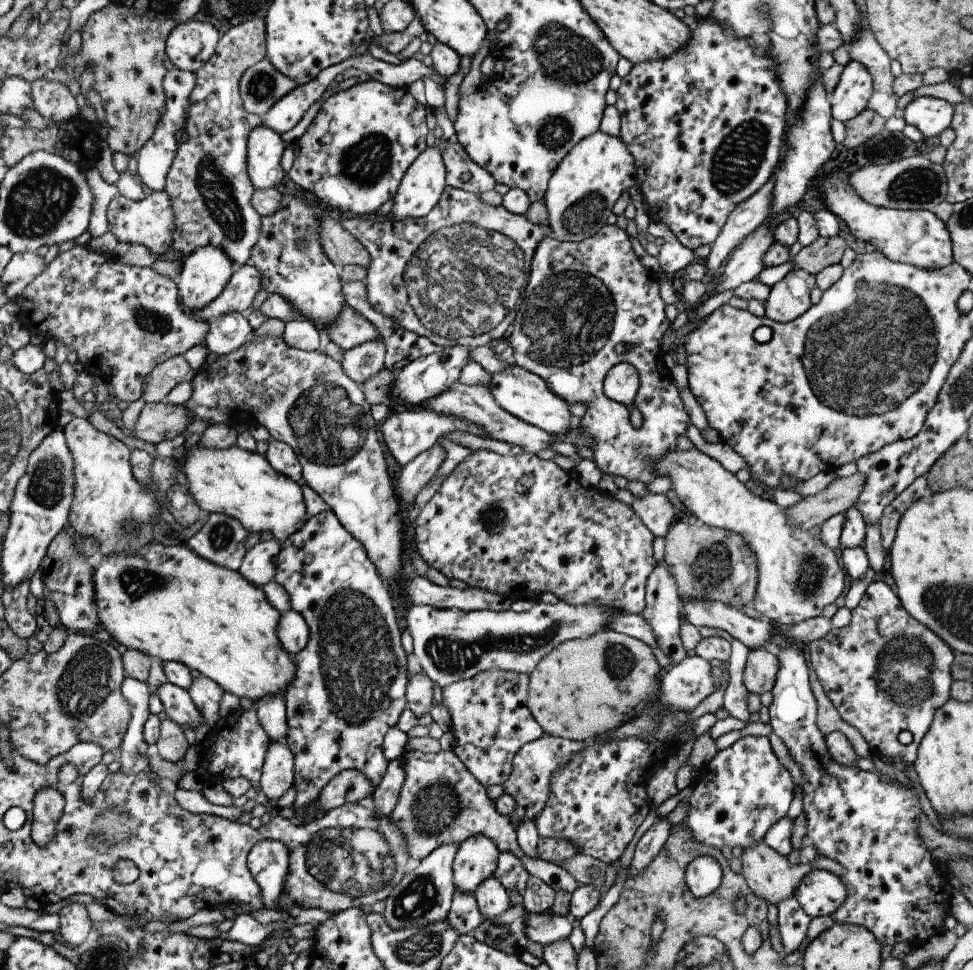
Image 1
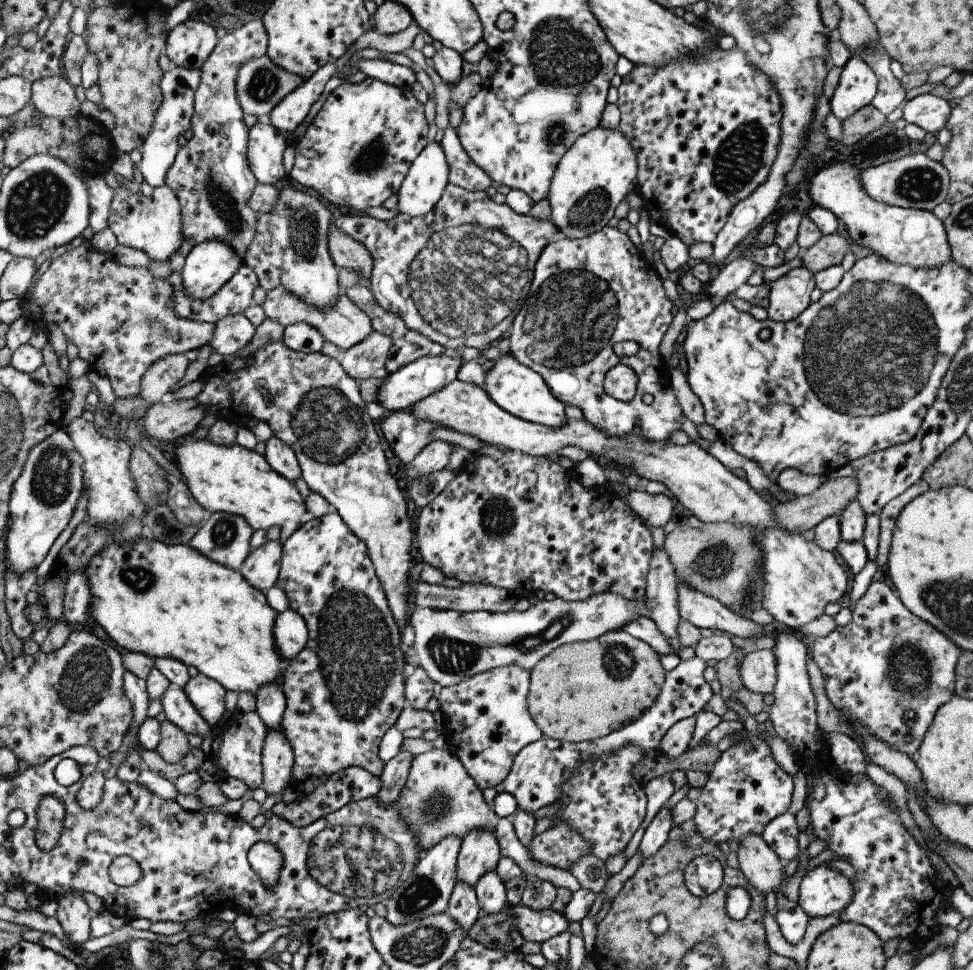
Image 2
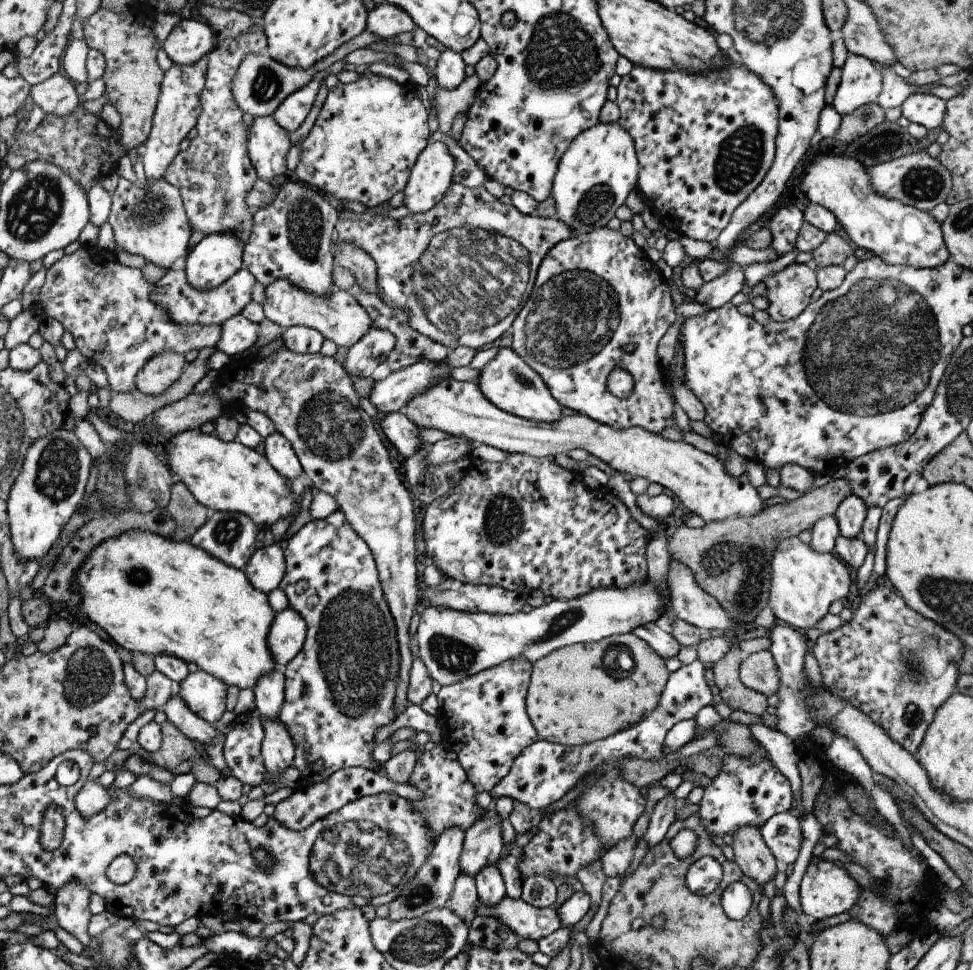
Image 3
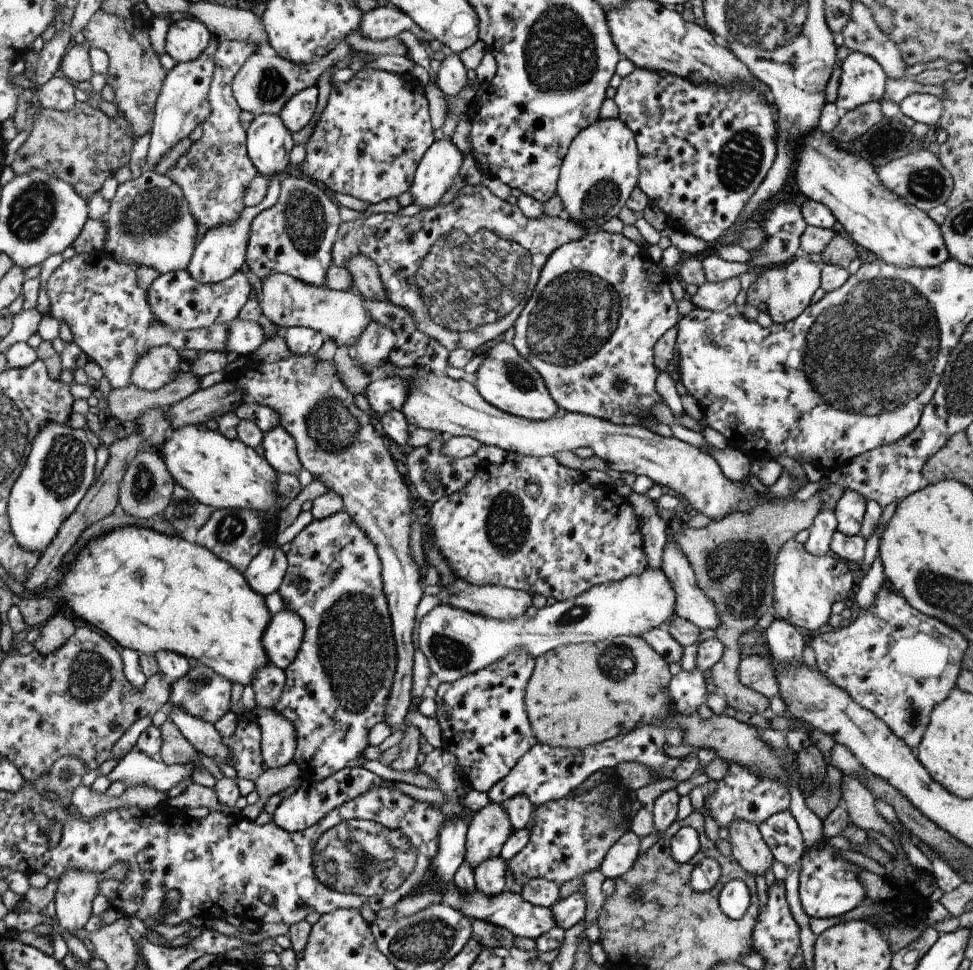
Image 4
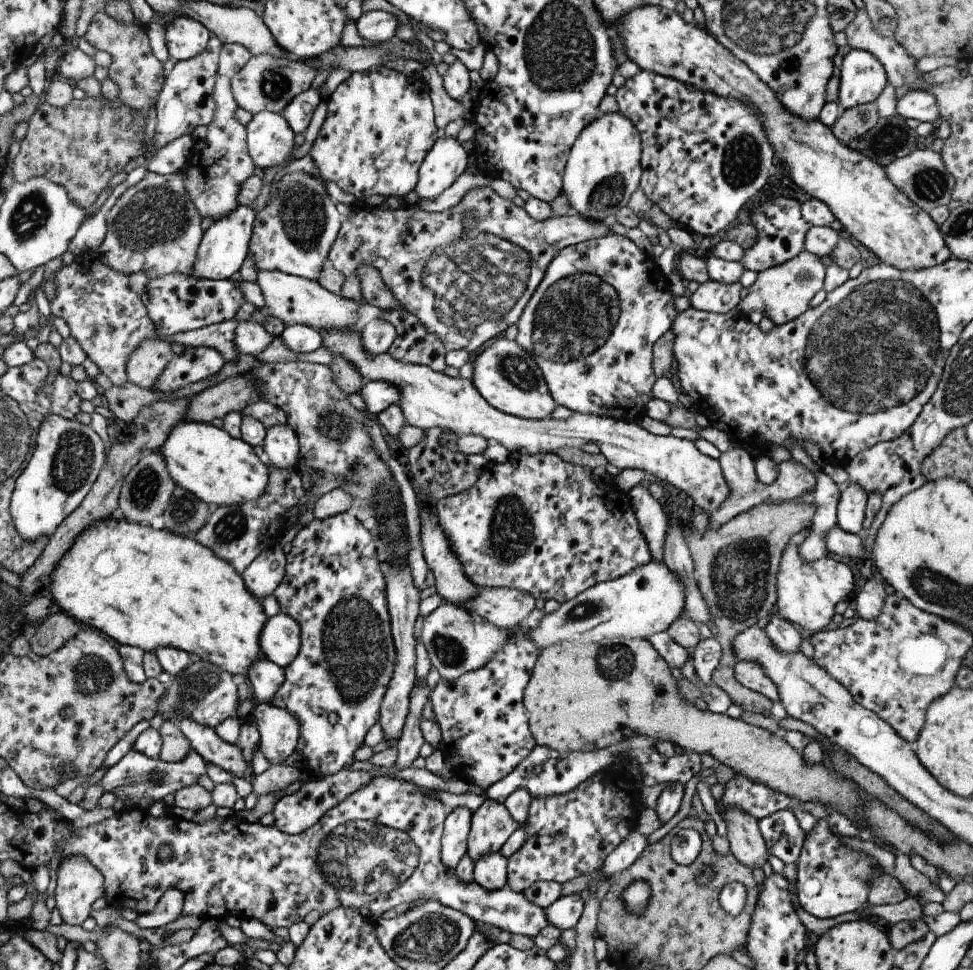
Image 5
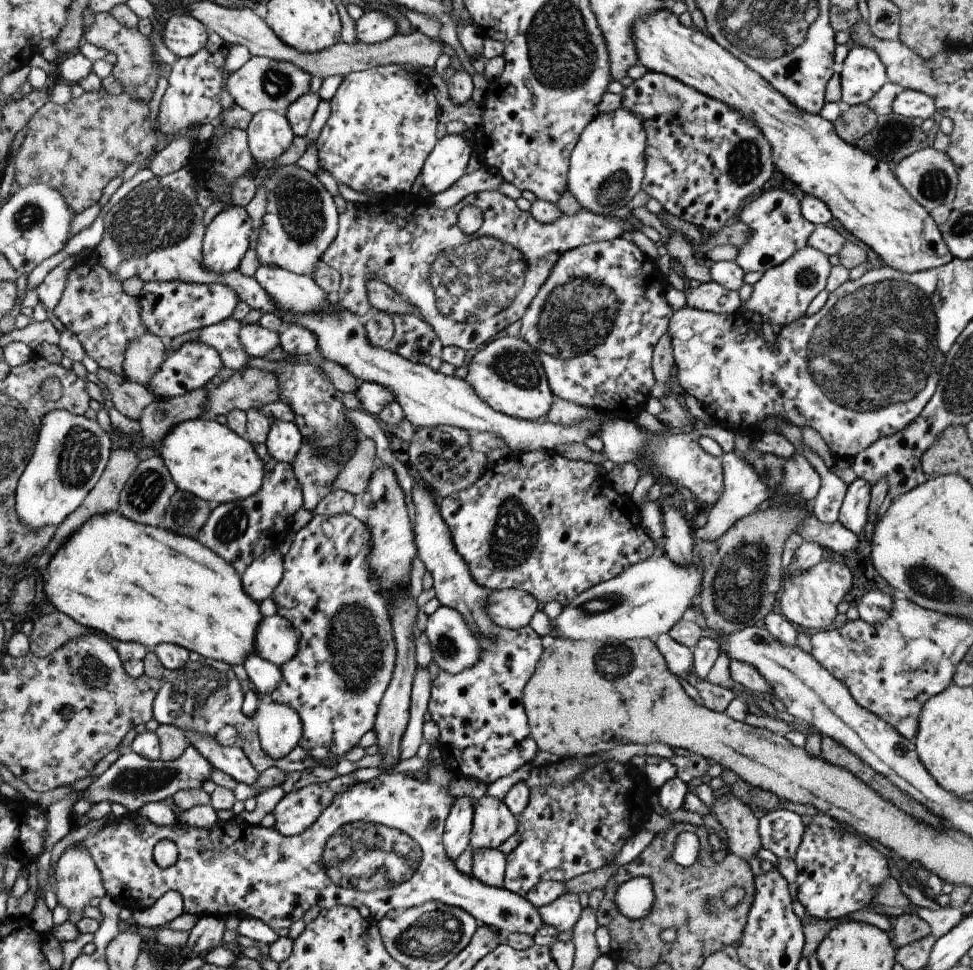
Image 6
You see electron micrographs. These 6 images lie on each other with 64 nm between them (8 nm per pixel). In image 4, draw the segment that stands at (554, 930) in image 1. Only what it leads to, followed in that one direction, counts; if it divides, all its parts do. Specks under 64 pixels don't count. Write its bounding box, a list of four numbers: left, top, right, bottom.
[443,884,557,941]

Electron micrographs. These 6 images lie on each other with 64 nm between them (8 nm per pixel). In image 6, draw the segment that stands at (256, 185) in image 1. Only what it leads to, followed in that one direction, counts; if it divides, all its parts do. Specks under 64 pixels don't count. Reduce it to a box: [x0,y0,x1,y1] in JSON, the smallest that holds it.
[245,110,295,166]

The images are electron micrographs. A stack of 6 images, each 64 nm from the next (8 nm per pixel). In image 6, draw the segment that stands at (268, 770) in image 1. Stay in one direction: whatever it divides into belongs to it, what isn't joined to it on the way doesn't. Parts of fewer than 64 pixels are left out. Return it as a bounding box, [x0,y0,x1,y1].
[252,700,302,761]

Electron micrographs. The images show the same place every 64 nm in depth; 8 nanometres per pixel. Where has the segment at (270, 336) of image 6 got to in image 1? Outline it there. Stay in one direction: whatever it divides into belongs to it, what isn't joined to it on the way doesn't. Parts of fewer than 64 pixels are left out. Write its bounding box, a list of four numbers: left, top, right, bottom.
[203,313,253,356]

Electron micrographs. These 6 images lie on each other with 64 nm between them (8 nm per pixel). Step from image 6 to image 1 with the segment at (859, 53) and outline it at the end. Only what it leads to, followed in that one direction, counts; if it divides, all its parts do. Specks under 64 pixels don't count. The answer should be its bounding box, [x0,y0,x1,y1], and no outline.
[828,60,872,124]

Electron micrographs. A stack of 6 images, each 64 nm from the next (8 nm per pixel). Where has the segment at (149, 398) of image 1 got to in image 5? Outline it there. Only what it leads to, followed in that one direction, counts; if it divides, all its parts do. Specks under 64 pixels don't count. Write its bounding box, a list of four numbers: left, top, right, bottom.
[127,338,175,389]

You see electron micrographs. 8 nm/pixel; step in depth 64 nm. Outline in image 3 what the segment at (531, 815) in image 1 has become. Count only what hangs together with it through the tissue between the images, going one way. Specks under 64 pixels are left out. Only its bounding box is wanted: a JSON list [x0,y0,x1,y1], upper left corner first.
[496,660,712,812]

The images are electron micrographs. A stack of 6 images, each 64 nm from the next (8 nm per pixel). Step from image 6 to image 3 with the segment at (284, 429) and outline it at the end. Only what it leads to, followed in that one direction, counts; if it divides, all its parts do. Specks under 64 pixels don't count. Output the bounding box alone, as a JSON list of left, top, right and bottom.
[264,431,303,480]

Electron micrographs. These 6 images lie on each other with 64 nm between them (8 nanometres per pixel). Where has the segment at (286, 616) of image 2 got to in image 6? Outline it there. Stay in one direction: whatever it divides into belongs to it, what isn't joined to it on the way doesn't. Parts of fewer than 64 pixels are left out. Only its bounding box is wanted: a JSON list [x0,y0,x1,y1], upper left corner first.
[256,614,298,667]

